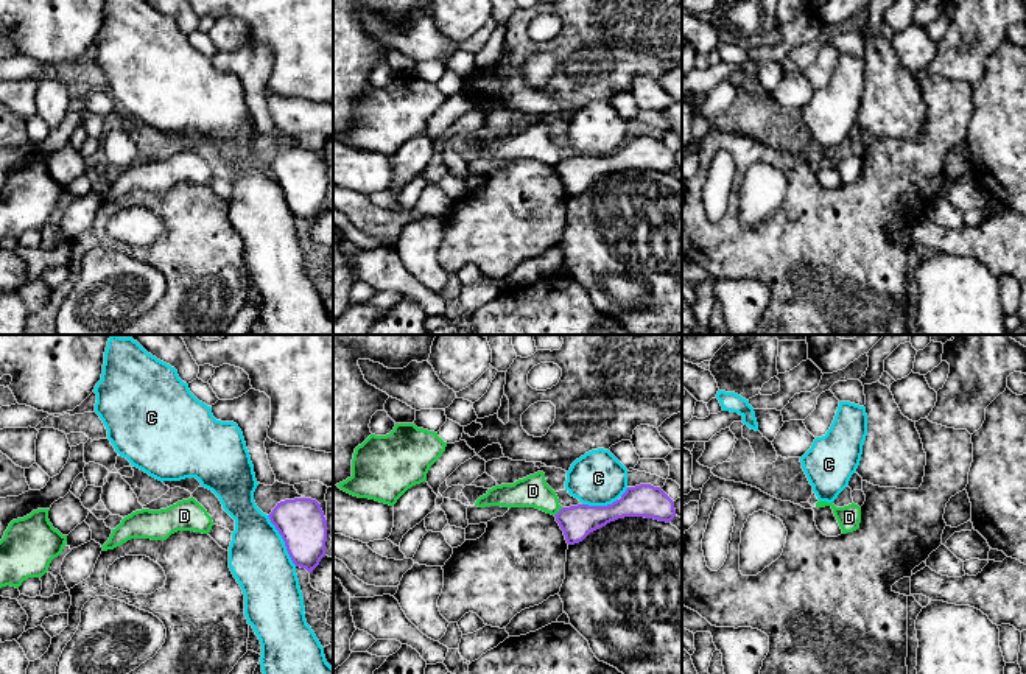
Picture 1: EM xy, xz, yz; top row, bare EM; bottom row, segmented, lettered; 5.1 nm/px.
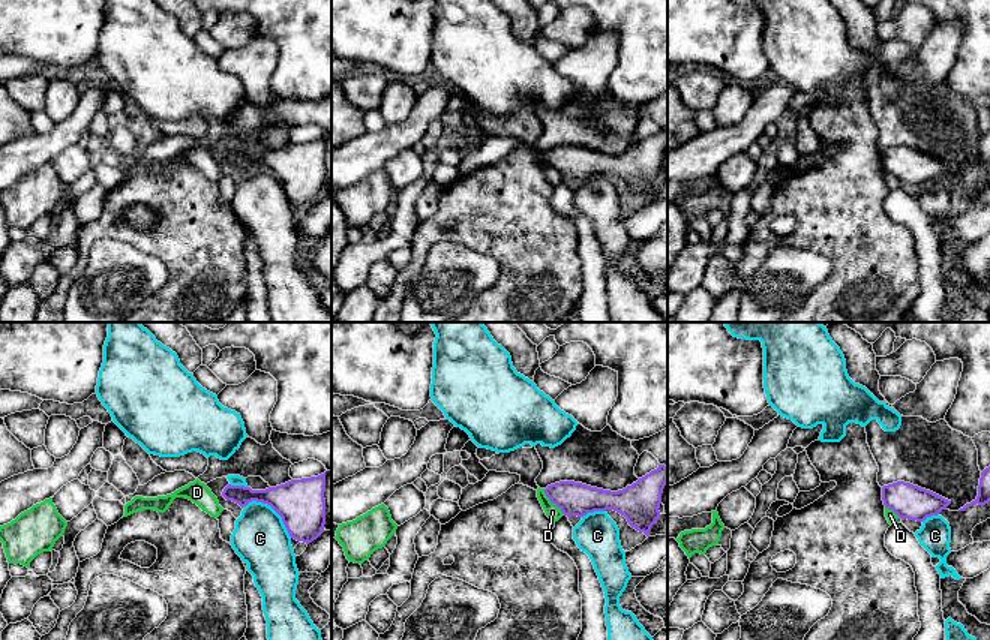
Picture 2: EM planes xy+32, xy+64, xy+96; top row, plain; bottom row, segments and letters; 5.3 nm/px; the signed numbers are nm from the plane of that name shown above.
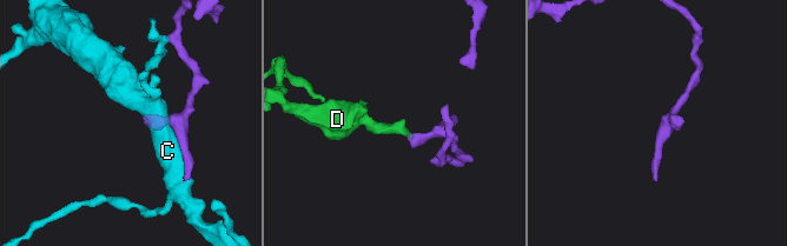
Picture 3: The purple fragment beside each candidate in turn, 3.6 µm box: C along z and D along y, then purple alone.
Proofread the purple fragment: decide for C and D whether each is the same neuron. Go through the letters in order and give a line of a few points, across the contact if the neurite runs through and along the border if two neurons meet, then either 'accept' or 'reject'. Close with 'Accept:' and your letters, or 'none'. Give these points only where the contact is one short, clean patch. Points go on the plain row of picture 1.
C: reject
D: xz (562, 159), (555, 167) | reject
Accept: none

